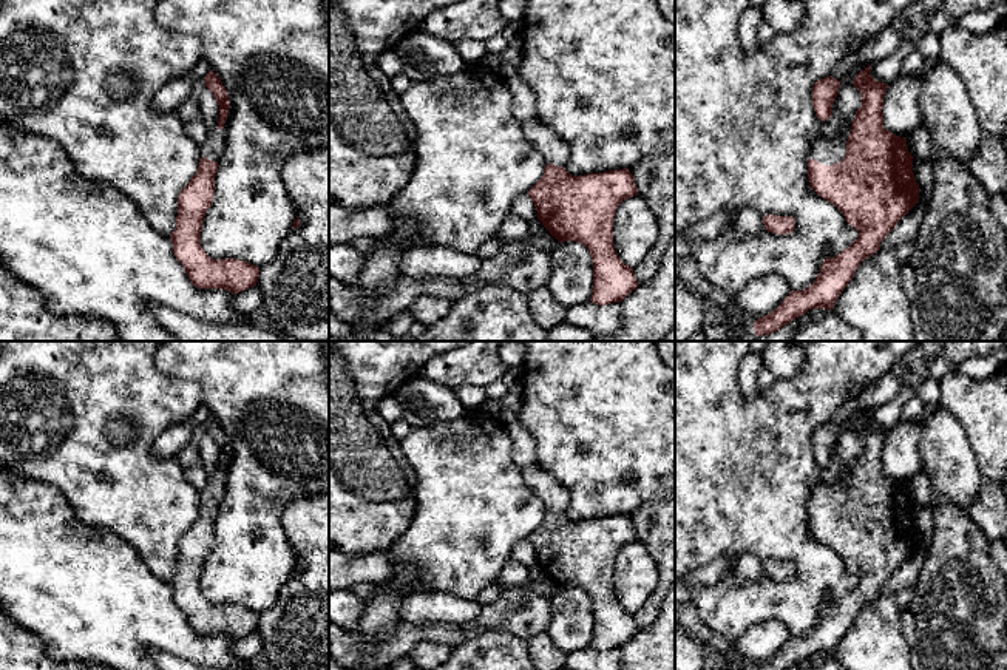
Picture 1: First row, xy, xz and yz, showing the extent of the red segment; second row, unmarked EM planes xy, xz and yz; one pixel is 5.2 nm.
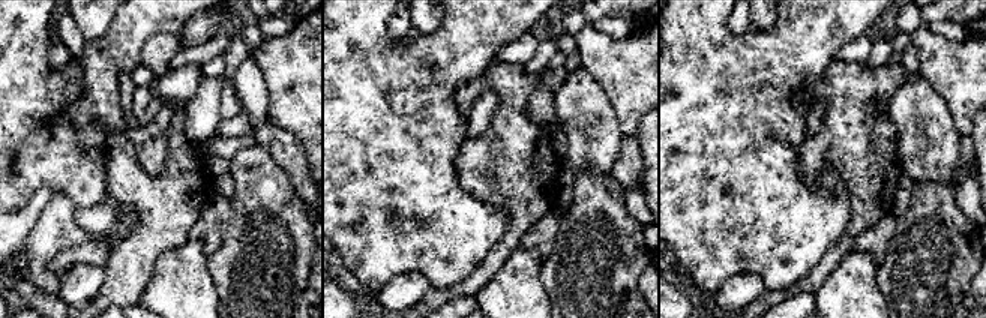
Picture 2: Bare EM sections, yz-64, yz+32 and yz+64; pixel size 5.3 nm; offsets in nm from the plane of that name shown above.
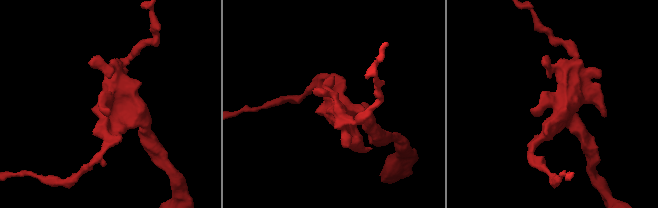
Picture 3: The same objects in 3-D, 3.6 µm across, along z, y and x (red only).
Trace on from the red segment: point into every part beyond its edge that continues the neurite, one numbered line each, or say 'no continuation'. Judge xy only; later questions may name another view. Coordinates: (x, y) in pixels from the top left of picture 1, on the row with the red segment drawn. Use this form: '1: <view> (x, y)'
1: xy (213, 147)

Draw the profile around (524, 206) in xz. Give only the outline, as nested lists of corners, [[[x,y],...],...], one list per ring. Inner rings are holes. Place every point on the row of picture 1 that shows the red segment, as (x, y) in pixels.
[[[524,195],[513,202],[511,211],[516,213],[517,216],[522,216],[527,221],[533,221],[537,218],[534,202],[528,195]]]

